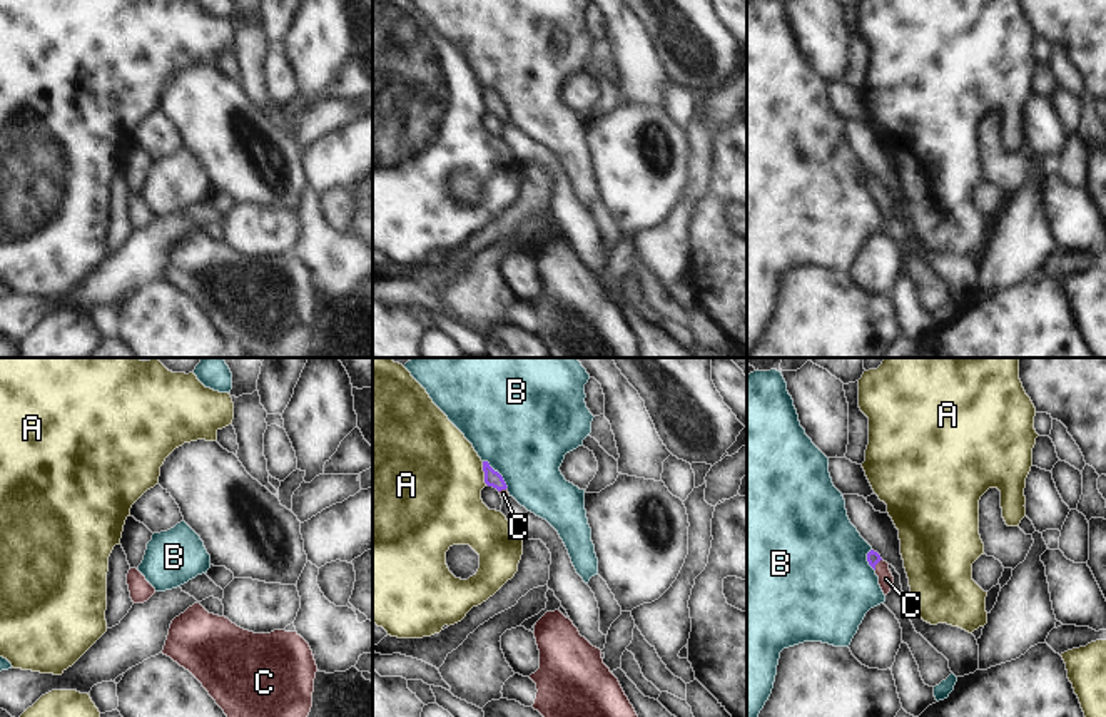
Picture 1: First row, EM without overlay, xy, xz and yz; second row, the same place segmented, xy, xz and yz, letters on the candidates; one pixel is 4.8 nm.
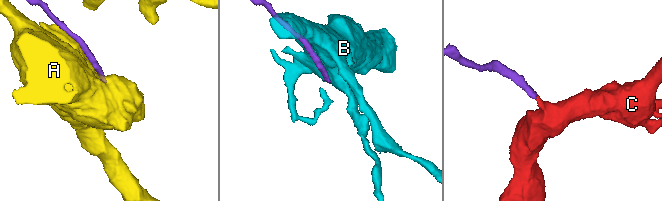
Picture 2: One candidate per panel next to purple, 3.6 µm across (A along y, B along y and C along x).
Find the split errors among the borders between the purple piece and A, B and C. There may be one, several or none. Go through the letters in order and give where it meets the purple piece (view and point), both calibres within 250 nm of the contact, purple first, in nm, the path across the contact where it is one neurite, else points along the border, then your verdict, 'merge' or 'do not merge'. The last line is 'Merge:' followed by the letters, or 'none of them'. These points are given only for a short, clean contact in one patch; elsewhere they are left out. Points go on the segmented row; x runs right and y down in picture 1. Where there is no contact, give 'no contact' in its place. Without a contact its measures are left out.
A: contact xz (485, 473); calibres 80 and 480 nm; do not merge
B: contact xz (498, 473); calibres 80 and 480 nm; do not merge
C: contact yz (877, 562); calibres 60 and 70 nm; way yz (872, 557), (877, 562), (886, 579); merge
Merge: C

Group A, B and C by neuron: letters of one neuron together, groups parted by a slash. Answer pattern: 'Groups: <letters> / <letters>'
Groups: A / B / C

